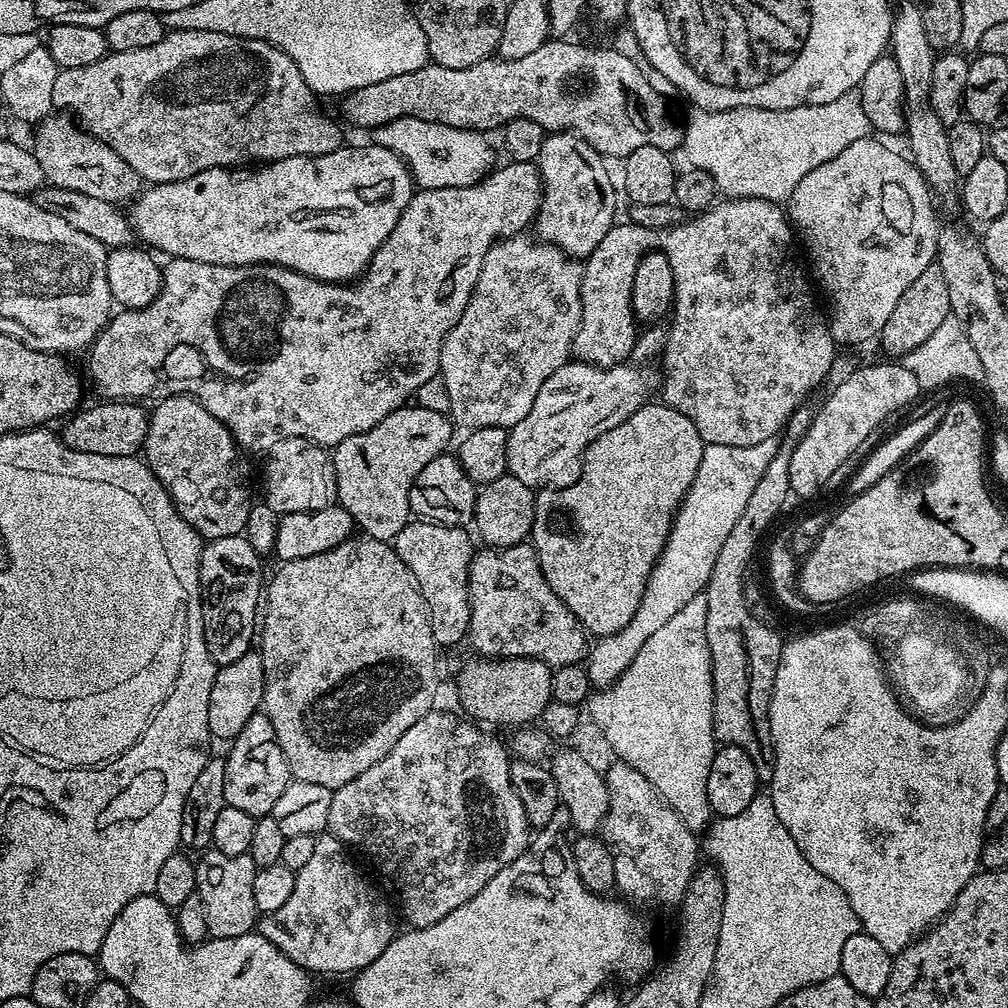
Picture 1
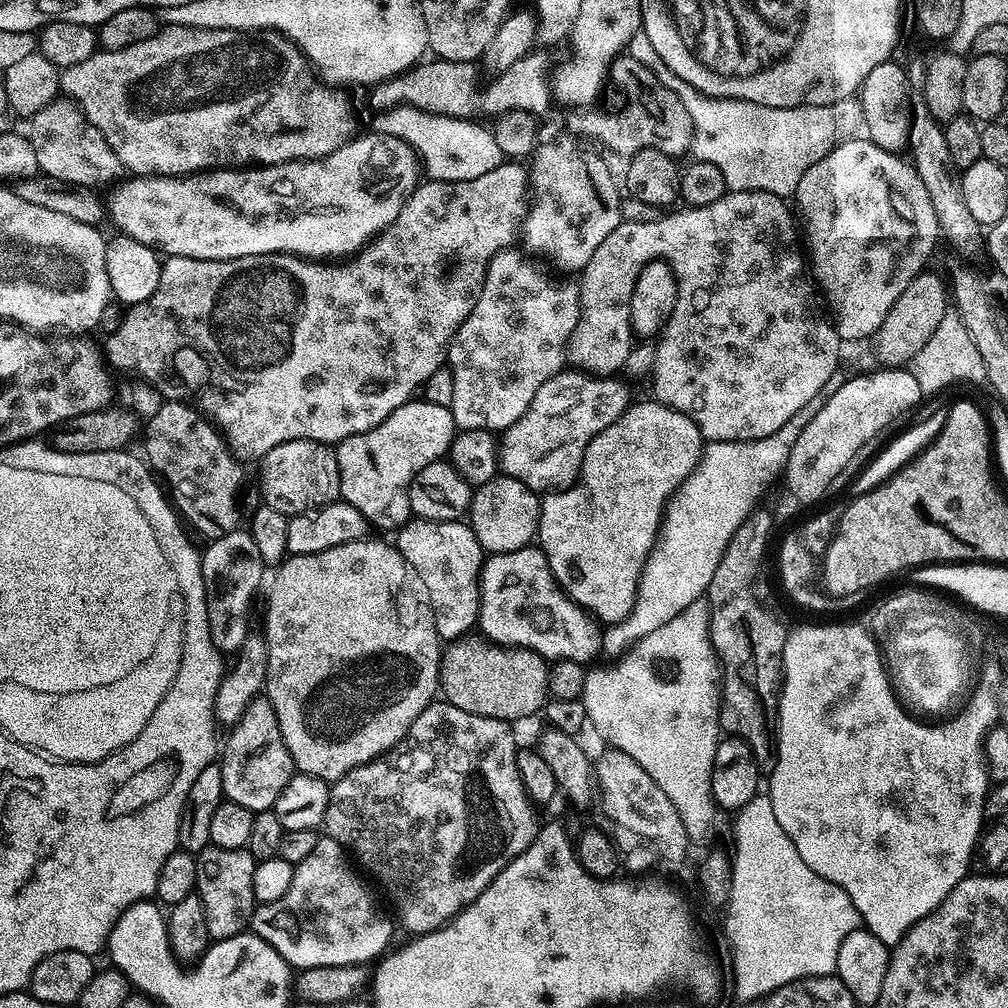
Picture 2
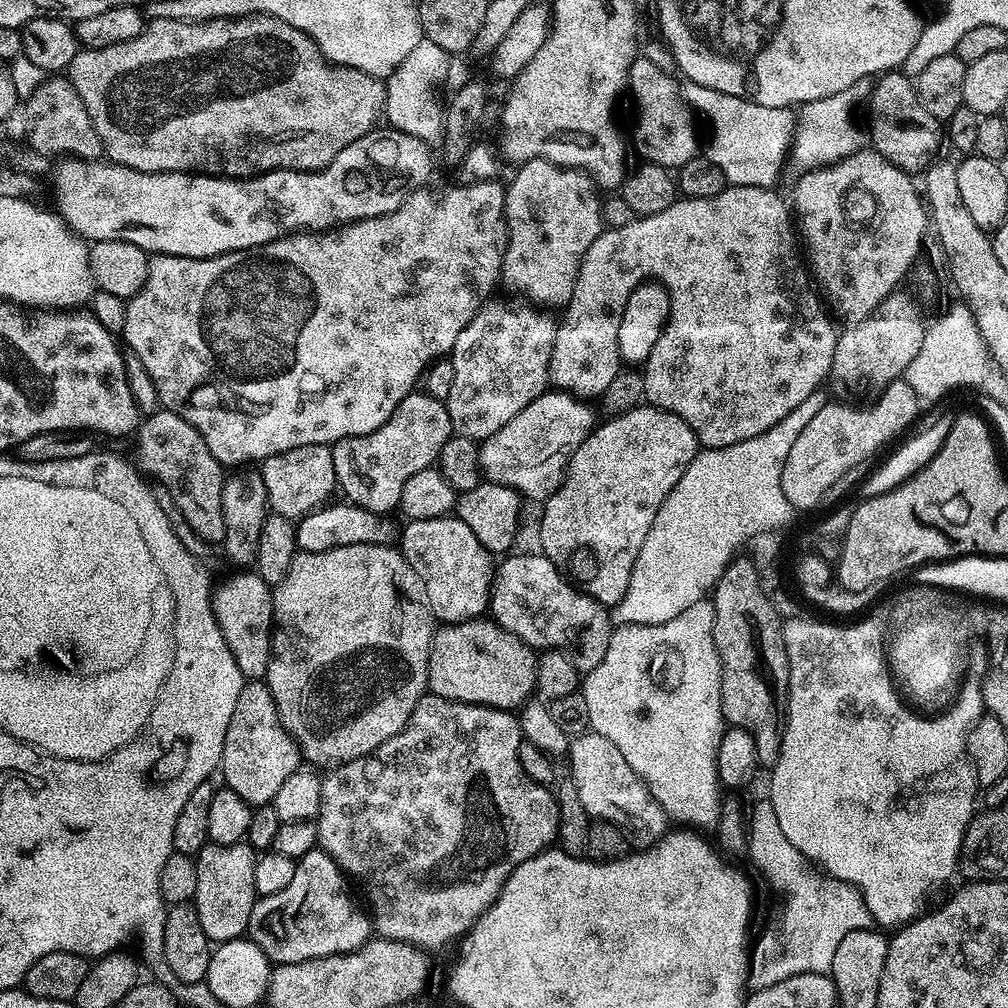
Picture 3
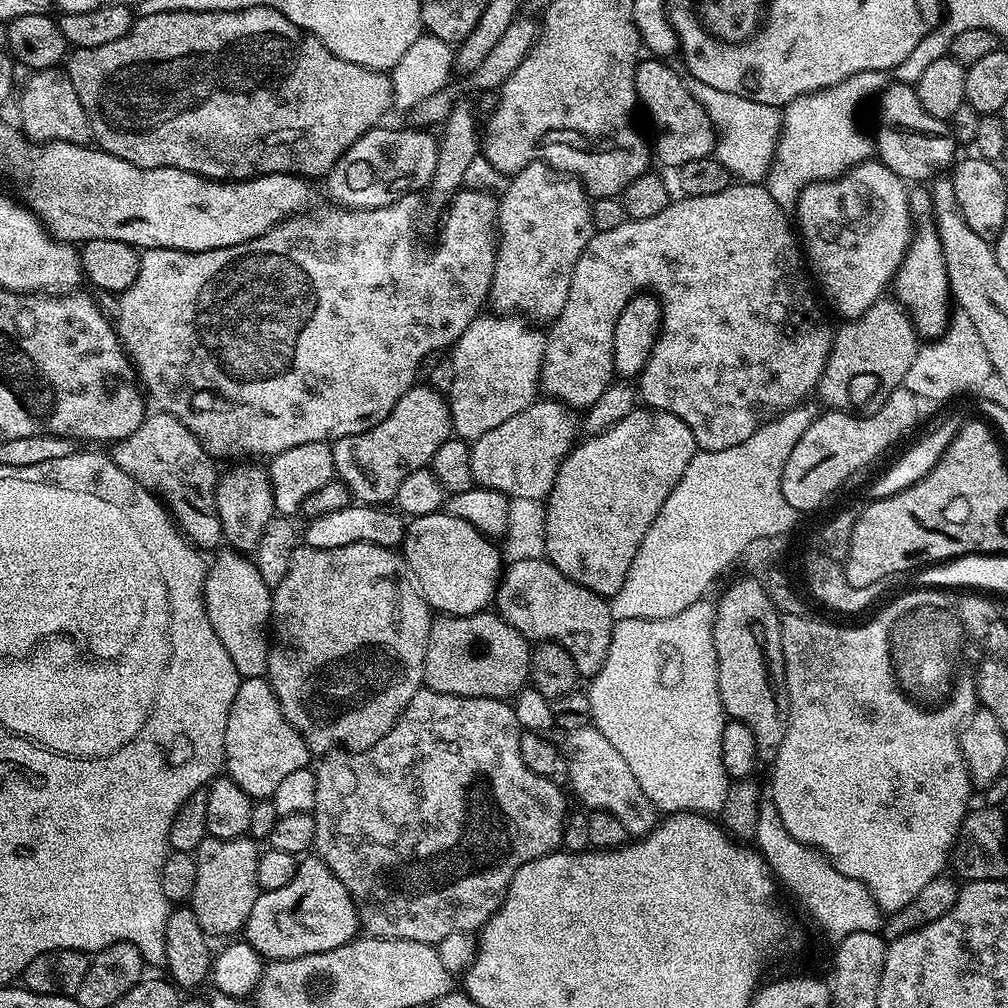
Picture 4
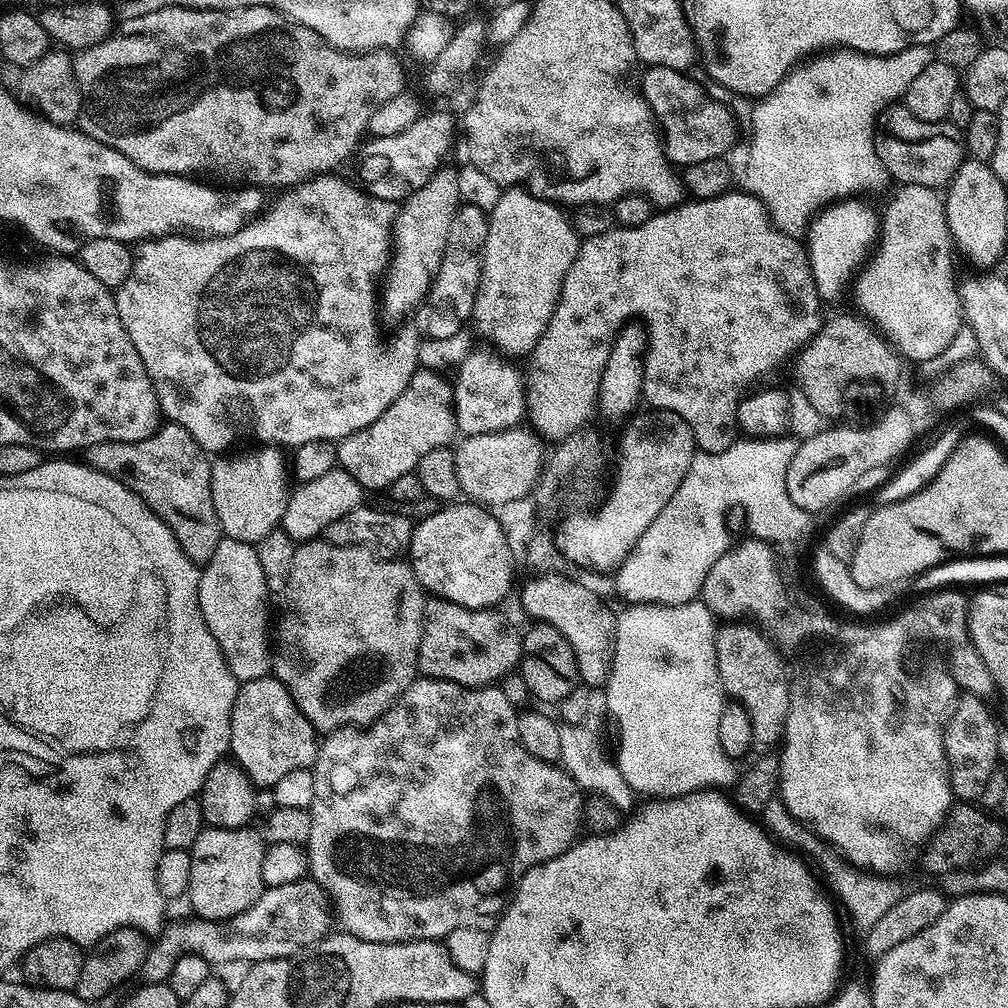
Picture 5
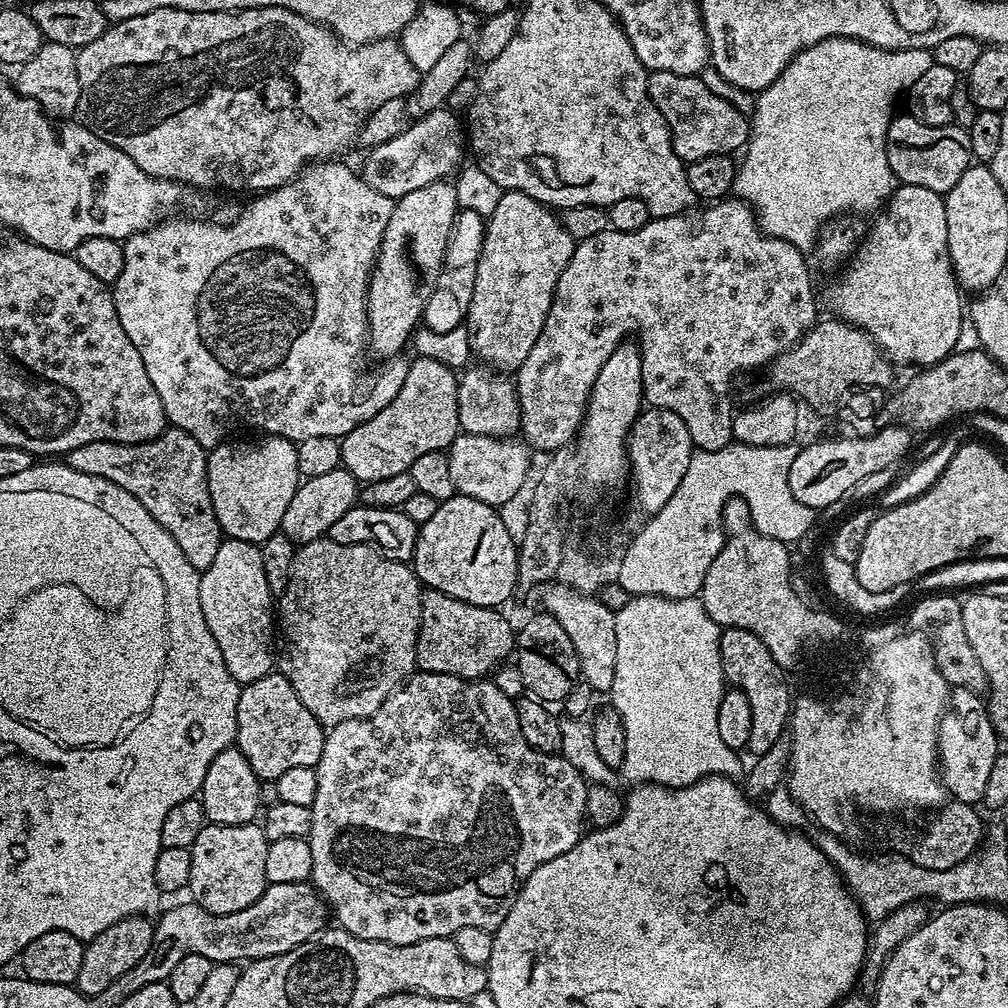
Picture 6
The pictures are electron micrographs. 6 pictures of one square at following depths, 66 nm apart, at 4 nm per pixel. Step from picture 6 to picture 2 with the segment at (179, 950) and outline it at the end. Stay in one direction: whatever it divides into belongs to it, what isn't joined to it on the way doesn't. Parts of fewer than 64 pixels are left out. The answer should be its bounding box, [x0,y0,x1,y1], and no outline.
[251,834,393,970]

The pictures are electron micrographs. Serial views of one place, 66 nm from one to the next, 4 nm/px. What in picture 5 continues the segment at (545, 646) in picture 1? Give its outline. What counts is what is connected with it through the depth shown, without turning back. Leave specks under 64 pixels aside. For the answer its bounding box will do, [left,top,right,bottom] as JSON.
[520,571,616,682]

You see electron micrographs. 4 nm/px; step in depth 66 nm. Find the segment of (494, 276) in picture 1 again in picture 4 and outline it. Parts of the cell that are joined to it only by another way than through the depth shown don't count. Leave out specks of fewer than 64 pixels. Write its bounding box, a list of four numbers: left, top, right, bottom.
[446,314,545,442]

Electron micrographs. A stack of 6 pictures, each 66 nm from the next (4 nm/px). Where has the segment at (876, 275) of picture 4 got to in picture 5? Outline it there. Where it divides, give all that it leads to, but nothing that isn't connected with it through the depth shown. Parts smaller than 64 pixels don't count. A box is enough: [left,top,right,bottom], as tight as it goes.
[806,198,881,303]

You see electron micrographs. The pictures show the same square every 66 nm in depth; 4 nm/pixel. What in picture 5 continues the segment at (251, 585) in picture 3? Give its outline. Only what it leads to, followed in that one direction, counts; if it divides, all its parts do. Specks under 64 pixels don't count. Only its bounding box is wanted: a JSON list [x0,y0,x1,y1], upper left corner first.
[196,536,274,682]

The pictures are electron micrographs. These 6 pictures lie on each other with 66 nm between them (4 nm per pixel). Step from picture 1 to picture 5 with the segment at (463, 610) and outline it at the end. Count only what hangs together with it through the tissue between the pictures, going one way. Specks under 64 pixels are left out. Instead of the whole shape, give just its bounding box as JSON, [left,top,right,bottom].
[407,502,514,608]

